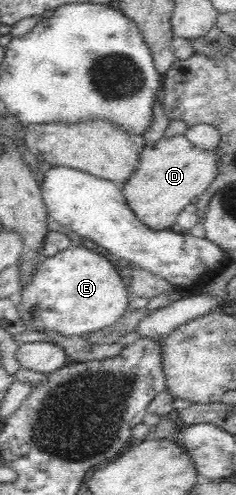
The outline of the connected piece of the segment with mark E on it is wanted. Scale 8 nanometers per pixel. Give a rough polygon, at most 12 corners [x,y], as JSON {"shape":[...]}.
{"shape":[[92,246],[44,258],[21,286],[26,330],[84,336],[127,312]]}

